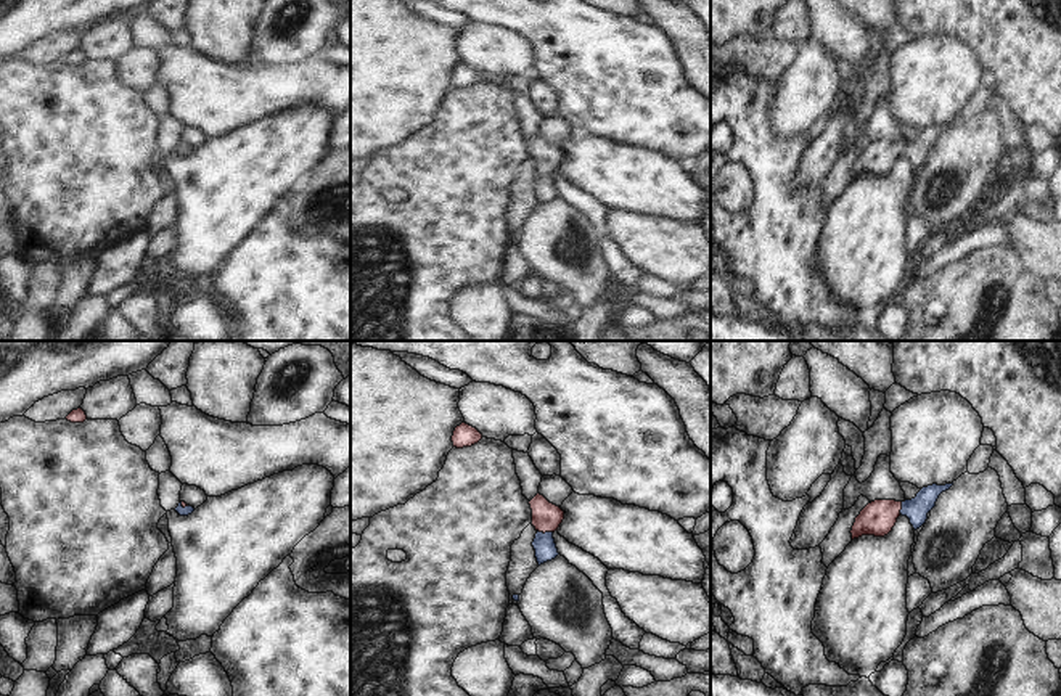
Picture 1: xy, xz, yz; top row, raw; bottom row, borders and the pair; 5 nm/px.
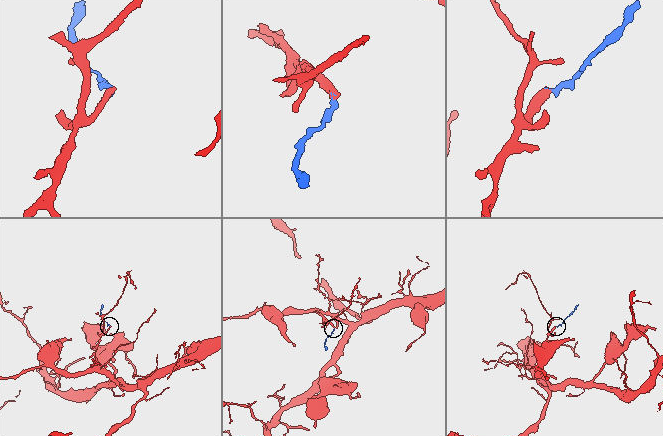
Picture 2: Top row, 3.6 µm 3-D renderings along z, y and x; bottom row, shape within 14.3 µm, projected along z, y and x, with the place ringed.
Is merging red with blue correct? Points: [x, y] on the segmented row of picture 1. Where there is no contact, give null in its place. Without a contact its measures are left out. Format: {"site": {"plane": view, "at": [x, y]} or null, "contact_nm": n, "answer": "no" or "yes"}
{"site": {"plane": "xz", "at": [545, 531]}, "contact_nm": 80, "answer": "yes"}

